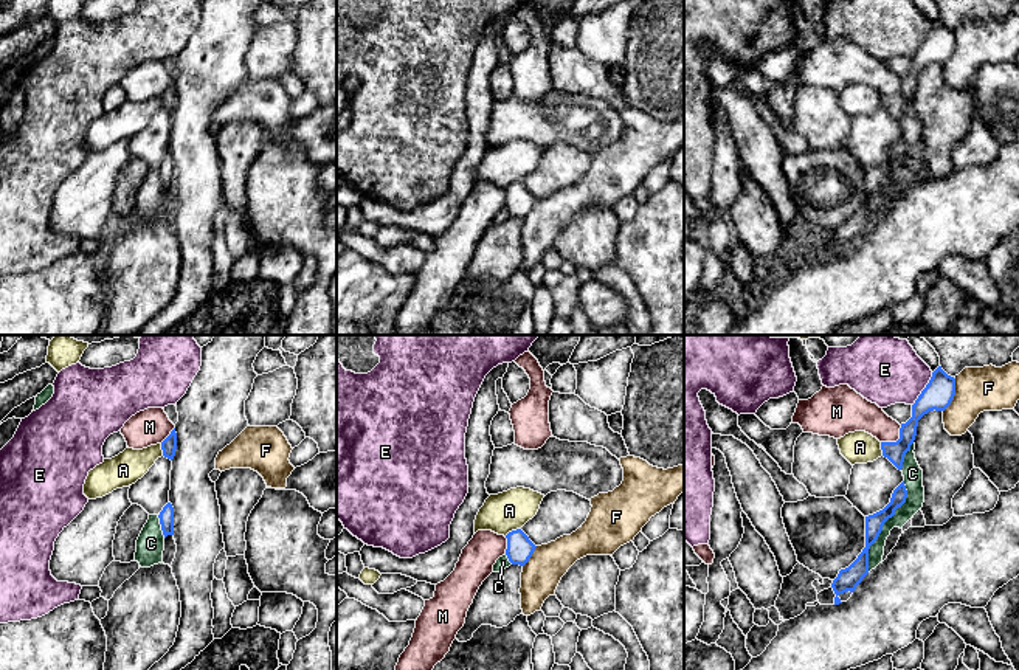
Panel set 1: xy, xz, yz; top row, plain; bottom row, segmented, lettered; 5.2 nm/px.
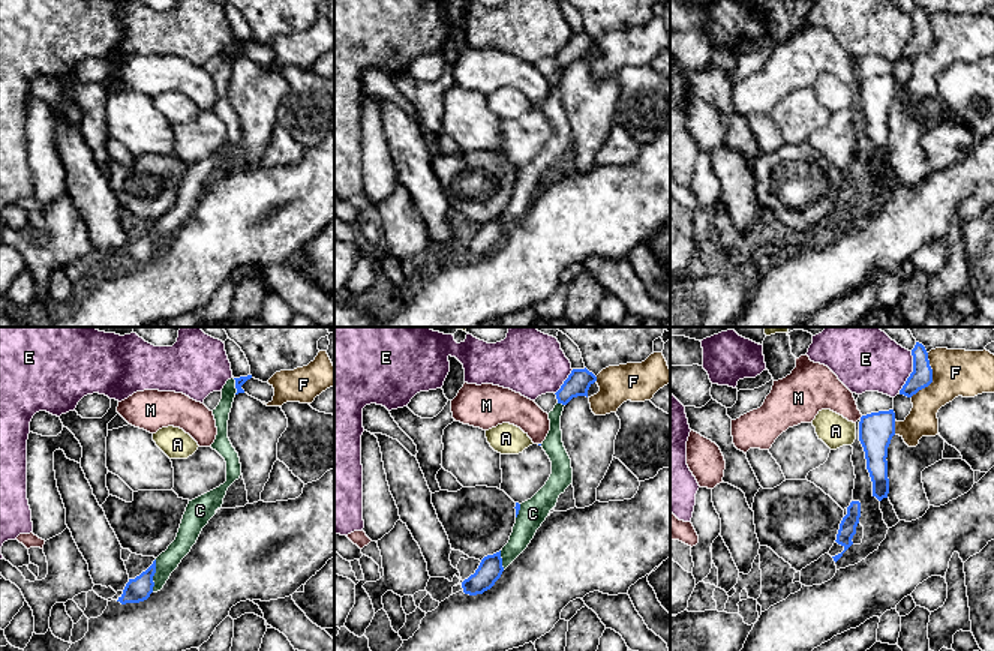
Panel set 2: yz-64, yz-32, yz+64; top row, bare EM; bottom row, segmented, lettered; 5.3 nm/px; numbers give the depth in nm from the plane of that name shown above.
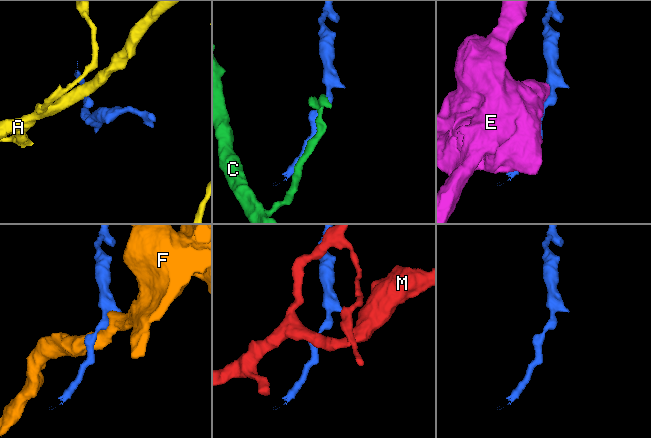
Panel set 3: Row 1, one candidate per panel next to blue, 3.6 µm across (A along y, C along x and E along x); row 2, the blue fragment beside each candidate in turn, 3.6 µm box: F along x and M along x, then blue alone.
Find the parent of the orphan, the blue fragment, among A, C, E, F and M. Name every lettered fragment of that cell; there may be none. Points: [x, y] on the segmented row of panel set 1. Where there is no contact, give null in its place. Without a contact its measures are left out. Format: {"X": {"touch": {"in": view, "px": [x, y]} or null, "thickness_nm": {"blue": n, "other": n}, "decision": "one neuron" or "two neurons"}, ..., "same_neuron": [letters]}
{"A": {"touch": {"in": "xz", "px": [512, 531]}, "thickness_nm": {"blue": 140, "other": 200}, "decision": "two neurons"}, "C": {"touch": {"in": "yz", "px": [883, 524]}, "thickness_nm": {"blue": 100, "other": 100}, "decision": "one neuron"}, "E": {"touch": {"in": "yz", "px": [923, 390]}, "thickness_nm": {"blue": 160, "other": 360}, "decision": "two neurons"}, "F": {"touch": {"in": "yz", "px": [954, 394]}, "thickness_nm": {"blue": 160, "other": 240}, "decision": "two neurons"}, "M": {"touch": {"in": "yz", "px": [897, 441]}, "thickness_nm": {"blue": 110, "other": 180}, "decision": "two neurons"}, "same_neuron": ["C"]}

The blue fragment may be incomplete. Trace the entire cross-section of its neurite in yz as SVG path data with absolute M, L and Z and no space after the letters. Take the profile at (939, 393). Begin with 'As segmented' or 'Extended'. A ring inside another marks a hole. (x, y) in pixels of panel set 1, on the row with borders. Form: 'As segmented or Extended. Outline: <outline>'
Extended. Outline: M938 366L921 391L915 403L912 405L912 417L901 423L900 439L896 442L881 442L883 456L887 458L898 470L903 471L904 481L893 490L890 502L879 512L865 516L865 547L858 558L845 569L841 569L838 577L833 580L831 588L836 594L834 605L842 603L838 597L847 591L853 592L862 578L883 563L886 540L893 527L903 529L903 526L923 507L924 487L923 487L923 470L915 459L915 436L918 420L929 411L945 411L955 395L955 378L948 375L941 366Z

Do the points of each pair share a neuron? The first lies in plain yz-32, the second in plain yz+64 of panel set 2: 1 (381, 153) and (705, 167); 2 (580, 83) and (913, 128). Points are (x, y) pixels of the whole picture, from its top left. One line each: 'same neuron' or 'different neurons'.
1: same neuron
2: same neuron

